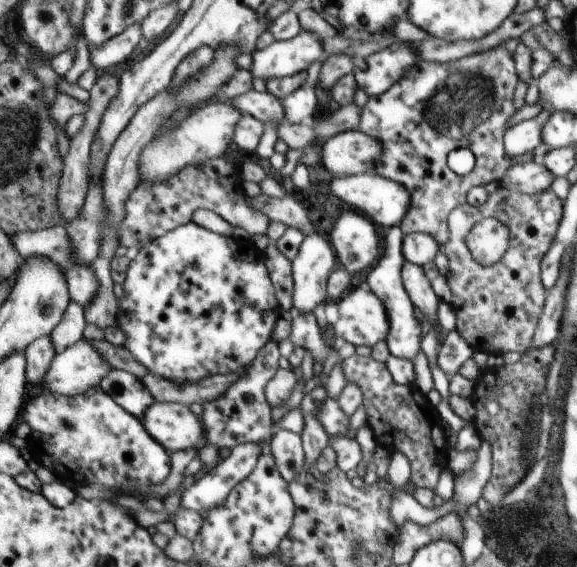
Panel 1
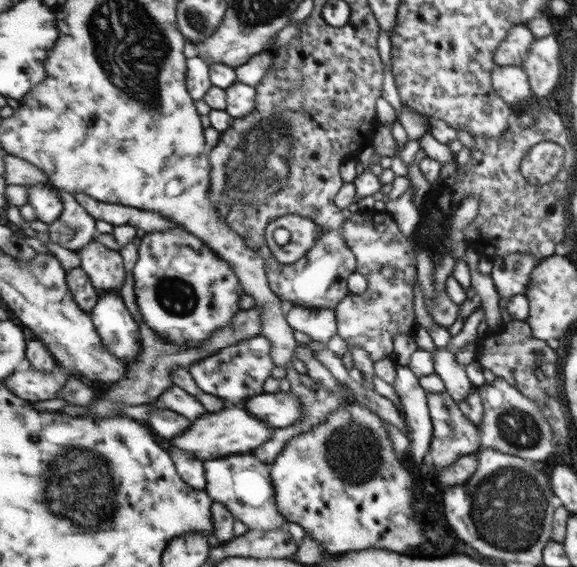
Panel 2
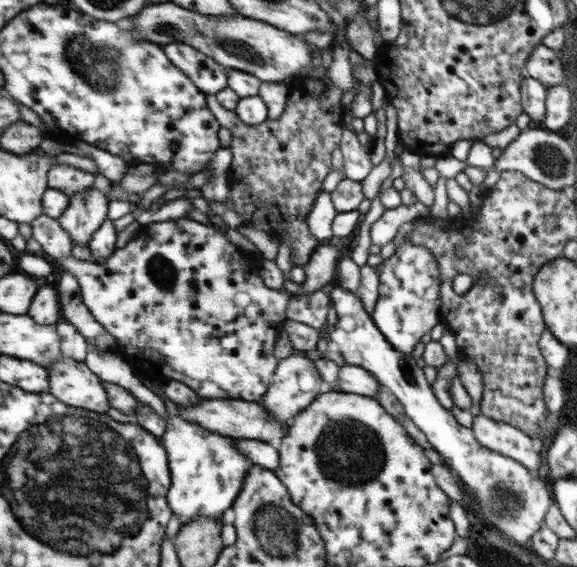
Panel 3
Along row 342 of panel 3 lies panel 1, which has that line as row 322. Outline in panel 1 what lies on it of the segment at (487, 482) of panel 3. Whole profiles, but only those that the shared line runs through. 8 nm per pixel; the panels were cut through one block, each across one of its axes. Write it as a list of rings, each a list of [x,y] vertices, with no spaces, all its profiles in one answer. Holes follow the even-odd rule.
[[[367,282],[340,298],[338,320],[334,323],[336,336],[354,347],[373,347],[388,337],[386,308],[380,298],[370,290]]]

